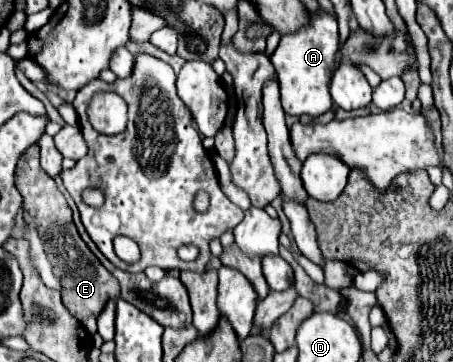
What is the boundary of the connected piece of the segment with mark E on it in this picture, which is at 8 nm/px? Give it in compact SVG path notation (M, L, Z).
M34 144L18 160L16 186L18 186L18 190L20 190L22 198L24 198L24 208L40 224L38 234L44 240L46 254L48 254L48 258L50 258L50 262L54 266L56 276L64 284L64 294L62 294L64 306L78 320L82 320L82 318L86 318L90 314L98 316L100 310L104 308L104 304L110 298L118 298L118 294L120 294L118 280L100 264L100 260L90 252L90 248L80 238L76 226L72 222L72 210L66 204L66 198L56 188L56 182L40 168L40 160L38 158L40 158L38 146Z

